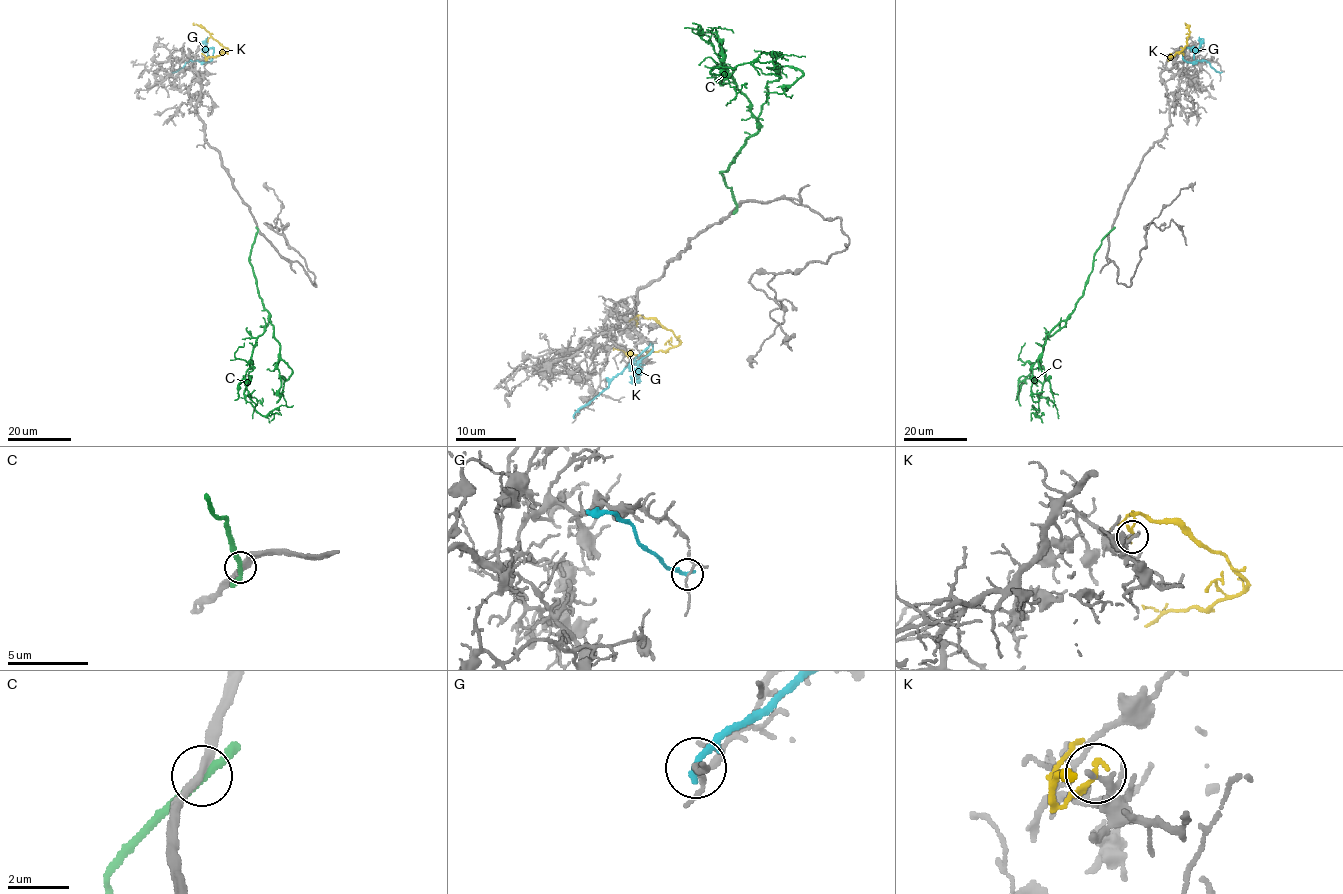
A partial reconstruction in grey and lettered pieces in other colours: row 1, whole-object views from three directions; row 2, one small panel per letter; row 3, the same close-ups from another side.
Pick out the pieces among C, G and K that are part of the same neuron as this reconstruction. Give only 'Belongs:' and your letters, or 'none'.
Belongs: none

